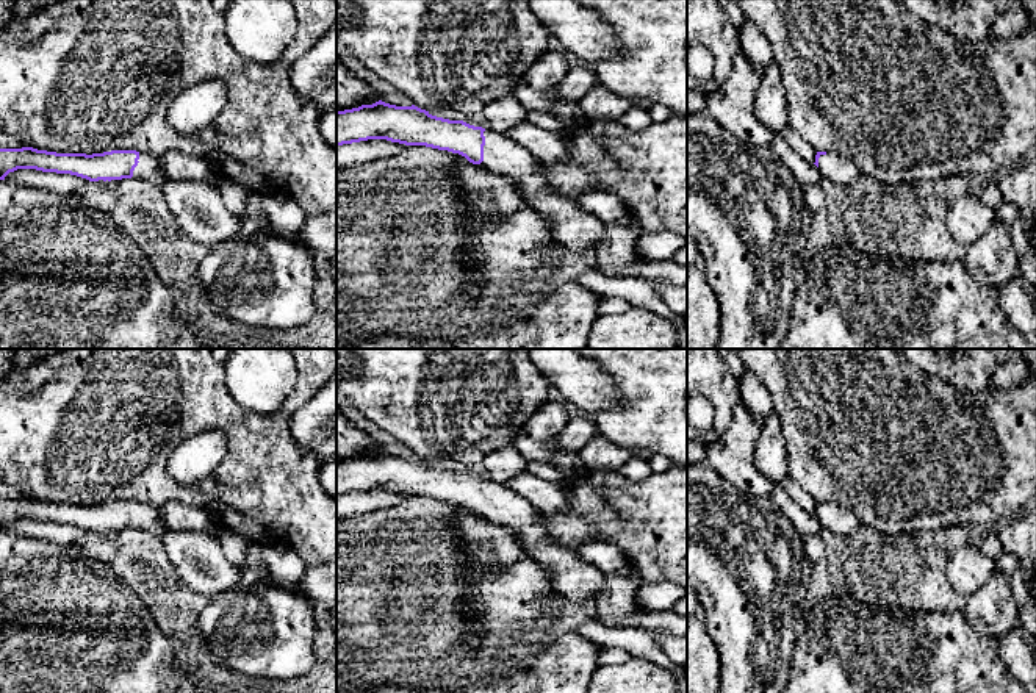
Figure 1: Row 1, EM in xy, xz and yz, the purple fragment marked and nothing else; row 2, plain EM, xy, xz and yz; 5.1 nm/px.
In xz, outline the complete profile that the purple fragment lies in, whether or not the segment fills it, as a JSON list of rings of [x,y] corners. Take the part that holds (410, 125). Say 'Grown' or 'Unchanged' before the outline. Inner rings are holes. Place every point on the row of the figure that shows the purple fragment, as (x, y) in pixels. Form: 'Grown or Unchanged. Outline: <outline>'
Grown. Outline: [[[382,100],[336,111],[336,147],[368,139],[448,150],[509,178],[549,222],[554,241],[563,247],[584,253],[606,235],[607,224],[549,186],[532,152],[504,133],[437,117],[415,105],[396,106]]]

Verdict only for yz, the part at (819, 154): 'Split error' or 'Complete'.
Split error

